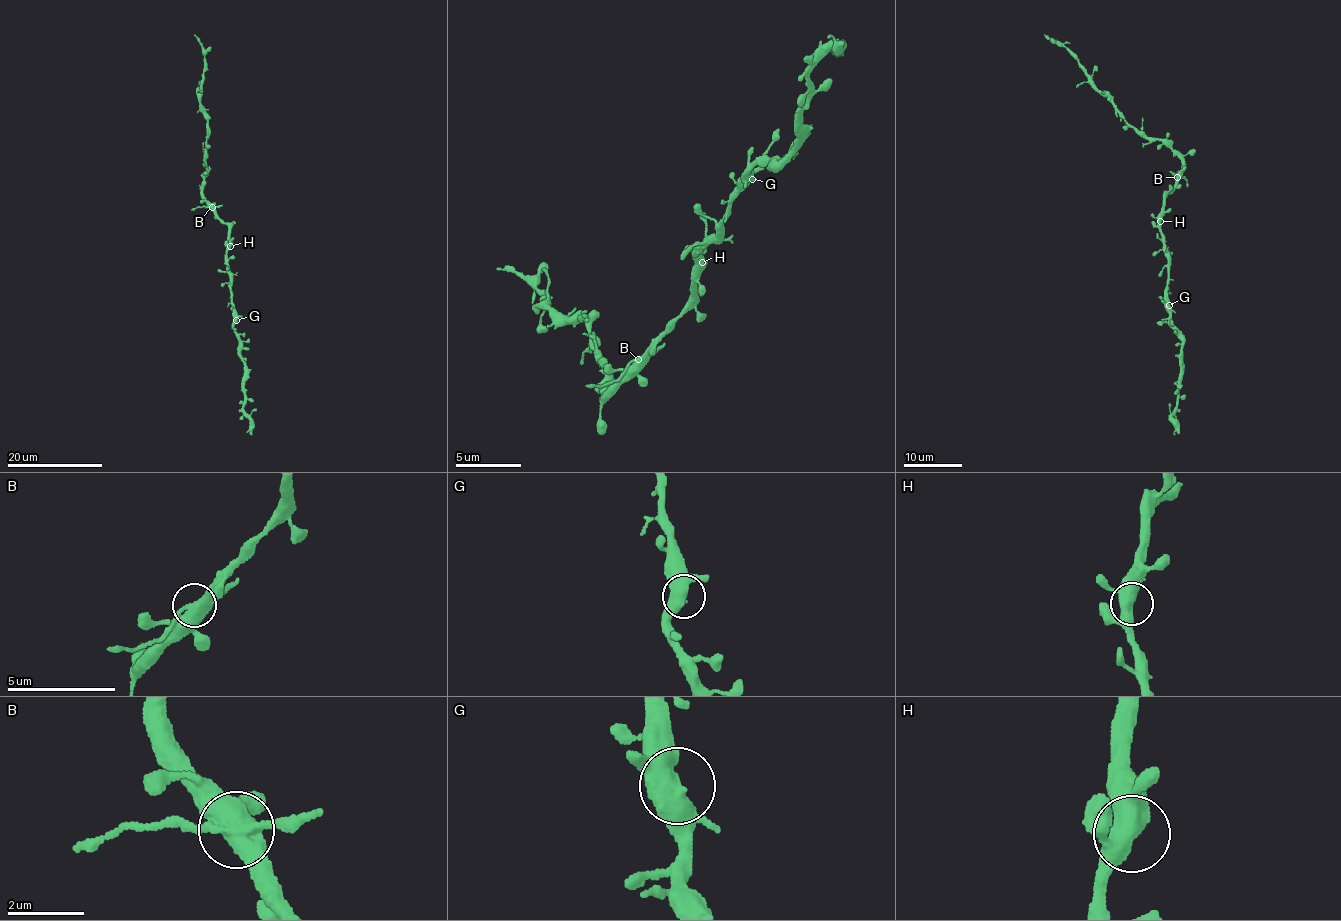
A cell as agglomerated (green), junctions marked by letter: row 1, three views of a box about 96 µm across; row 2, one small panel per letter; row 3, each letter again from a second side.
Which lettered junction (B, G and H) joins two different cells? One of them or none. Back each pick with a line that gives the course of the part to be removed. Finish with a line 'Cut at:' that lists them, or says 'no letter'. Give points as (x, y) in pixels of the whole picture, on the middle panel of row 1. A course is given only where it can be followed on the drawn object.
B: foreign part runs (637, 359), (616, 379), (584, 386)
Cut at: B

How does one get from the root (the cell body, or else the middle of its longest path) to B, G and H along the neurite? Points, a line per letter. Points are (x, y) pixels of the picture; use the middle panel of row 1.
B: (691, 289), (688, 305), (656, 346), (637, 359)
G: (691, 289), (698, 245), (702, 246), (705, 235), (718, 234), (741, 180), (752, 179)
H: (691, 289), (702, 262)

